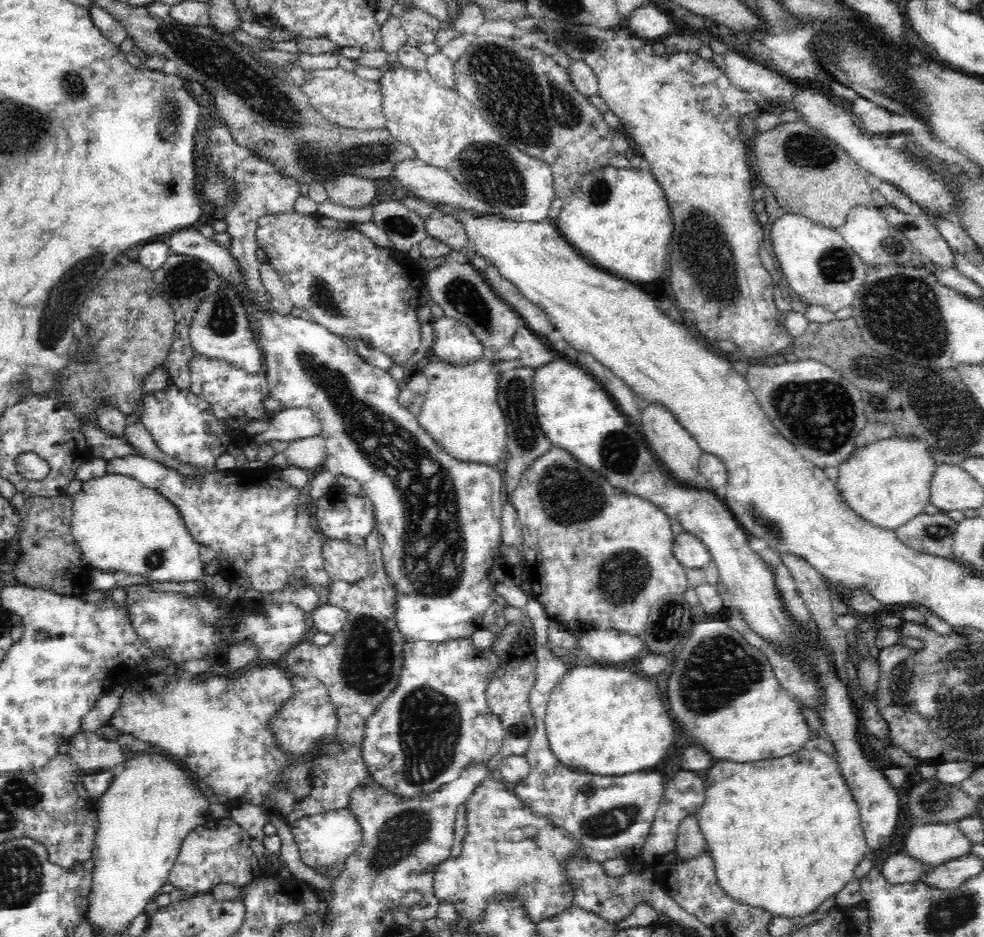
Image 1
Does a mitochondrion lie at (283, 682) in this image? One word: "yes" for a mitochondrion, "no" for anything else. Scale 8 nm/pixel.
no

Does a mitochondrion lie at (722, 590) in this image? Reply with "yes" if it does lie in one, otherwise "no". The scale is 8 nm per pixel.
no

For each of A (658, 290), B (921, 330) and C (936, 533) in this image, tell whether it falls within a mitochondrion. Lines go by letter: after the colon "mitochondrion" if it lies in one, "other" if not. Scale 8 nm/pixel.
A: other
B: mitochondrion
C: mitochondrion

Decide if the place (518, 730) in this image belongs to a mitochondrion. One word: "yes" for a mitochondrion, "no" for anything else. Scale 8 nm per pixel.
yes

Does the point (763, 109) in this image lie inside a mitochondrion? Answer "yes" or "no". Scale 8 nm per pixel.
no

